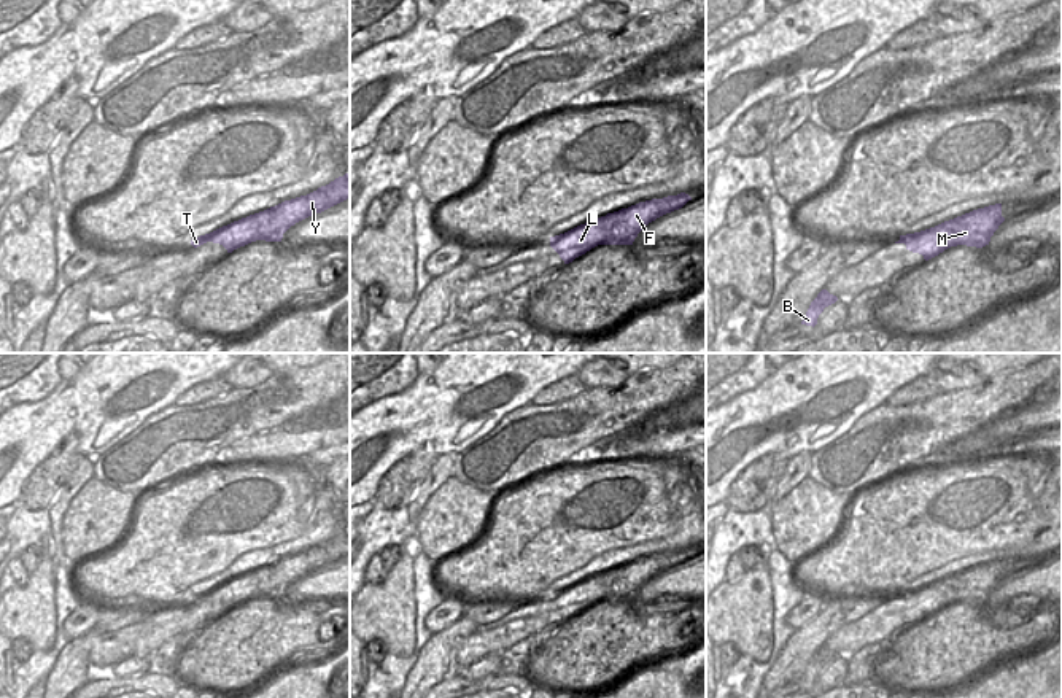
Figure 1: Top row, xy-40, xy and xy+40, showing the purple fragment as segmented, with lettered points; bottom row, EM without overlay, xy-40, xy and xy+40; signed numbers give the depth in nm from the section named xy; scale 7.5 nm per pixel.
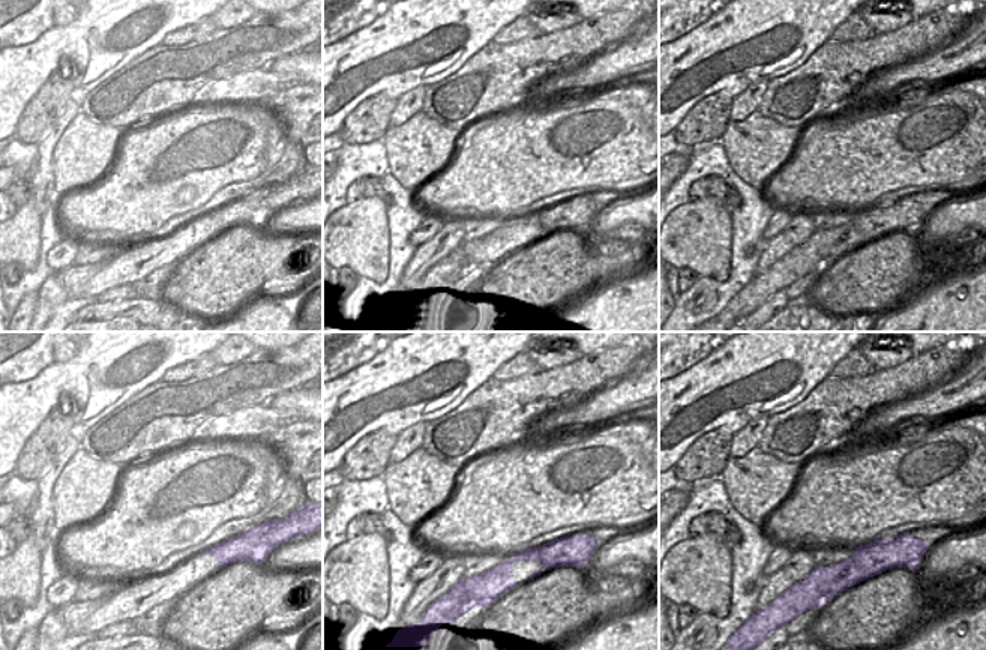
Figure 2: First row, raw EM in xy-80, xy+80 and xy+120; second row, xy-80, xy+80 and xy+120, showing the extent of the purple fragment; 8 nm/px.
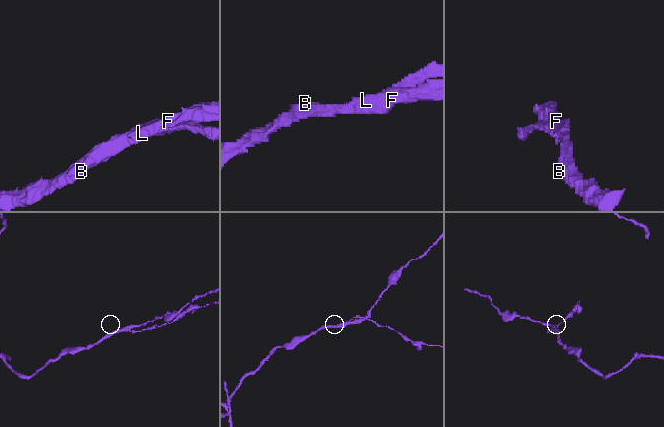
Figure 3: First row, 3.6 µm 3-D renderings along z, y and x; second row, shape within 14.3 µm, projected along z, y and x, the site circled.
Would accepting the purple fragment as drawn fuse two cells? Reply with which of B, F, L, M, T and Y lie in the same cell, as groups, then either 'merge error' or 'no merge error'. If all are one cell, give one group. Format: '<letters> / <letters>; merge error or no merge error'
B F M Y / L T; merge error

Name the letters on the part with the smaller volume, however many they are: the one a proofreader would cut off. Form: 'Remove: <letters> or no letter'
Remove: L, T.

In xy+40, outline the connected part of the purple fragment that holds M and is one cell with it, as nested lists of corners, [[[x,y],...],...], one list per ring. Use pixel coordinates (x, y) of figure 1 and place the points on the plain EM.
[[[995,560],[944,577],[938,580],[938,584],[949,585],[952,588],[955,603],[967,601],[983,604],[989,601],[990,593],[1003,577],[1002,560]]]

